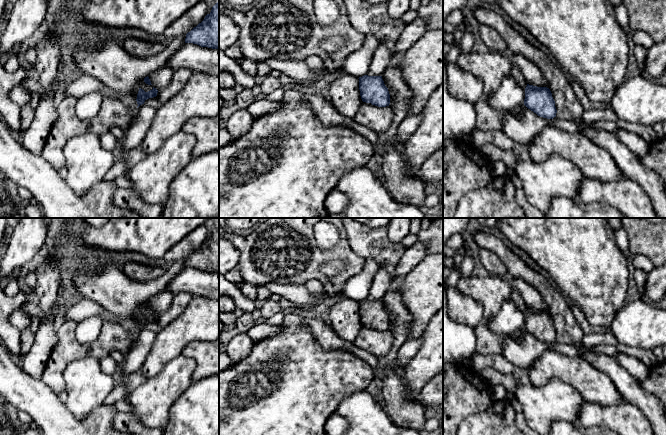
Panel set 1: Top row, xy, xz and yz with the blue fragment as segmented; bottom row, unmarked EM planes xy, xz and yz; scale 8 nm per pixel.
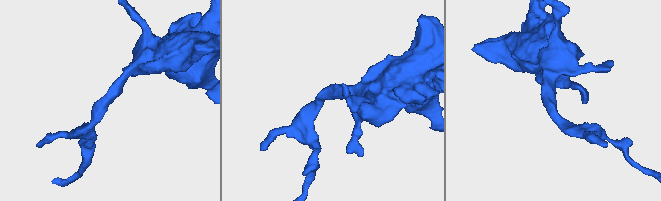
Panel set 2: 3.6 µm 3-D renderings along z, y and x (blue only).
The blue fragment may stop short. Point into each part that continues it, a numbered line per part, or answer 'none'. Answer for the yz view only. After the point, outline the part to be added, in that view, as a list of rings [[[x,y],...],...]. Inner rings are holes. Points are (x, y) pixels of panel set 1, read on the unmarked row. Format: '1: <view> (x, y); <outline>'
none

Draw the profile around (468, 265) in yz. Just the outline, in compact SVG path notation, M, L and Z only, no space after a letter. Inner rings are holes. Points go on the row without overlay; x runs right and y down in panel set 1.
M465 255L465 258L461 264L461 278L472 276L475 265L475 258L473 256Z

